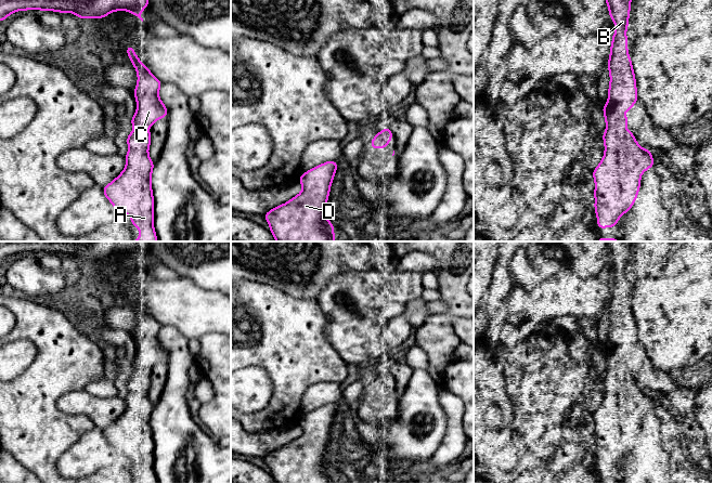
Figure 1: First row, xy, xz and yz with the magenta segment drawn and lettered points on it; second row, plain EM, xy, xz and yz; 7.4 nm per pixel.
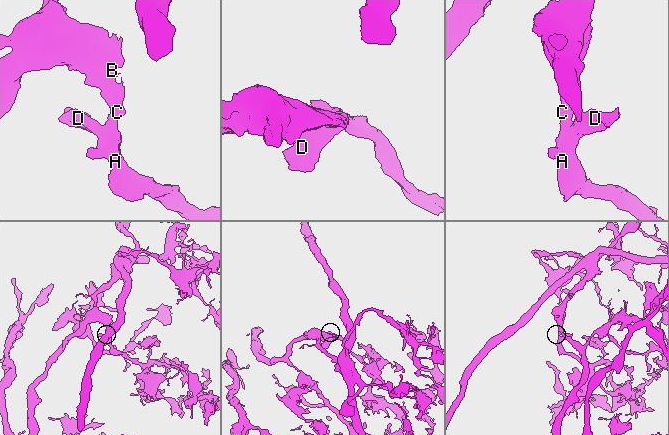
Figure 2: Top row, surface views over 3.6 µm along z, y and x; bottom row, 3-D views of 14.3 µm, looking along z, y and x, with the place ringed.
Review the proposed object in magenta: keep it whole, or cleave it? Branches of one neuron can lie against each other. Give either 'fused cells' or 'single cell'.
single cell

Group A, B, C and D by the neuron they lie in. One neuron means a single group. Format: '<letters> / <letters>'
A B C D

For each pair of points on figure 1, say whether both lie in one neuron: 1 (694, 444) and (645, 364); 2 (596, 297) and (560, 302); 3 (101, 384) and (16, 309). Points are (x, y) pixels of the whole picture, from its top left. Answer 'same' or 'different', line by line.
1: same
2: same
3: different

